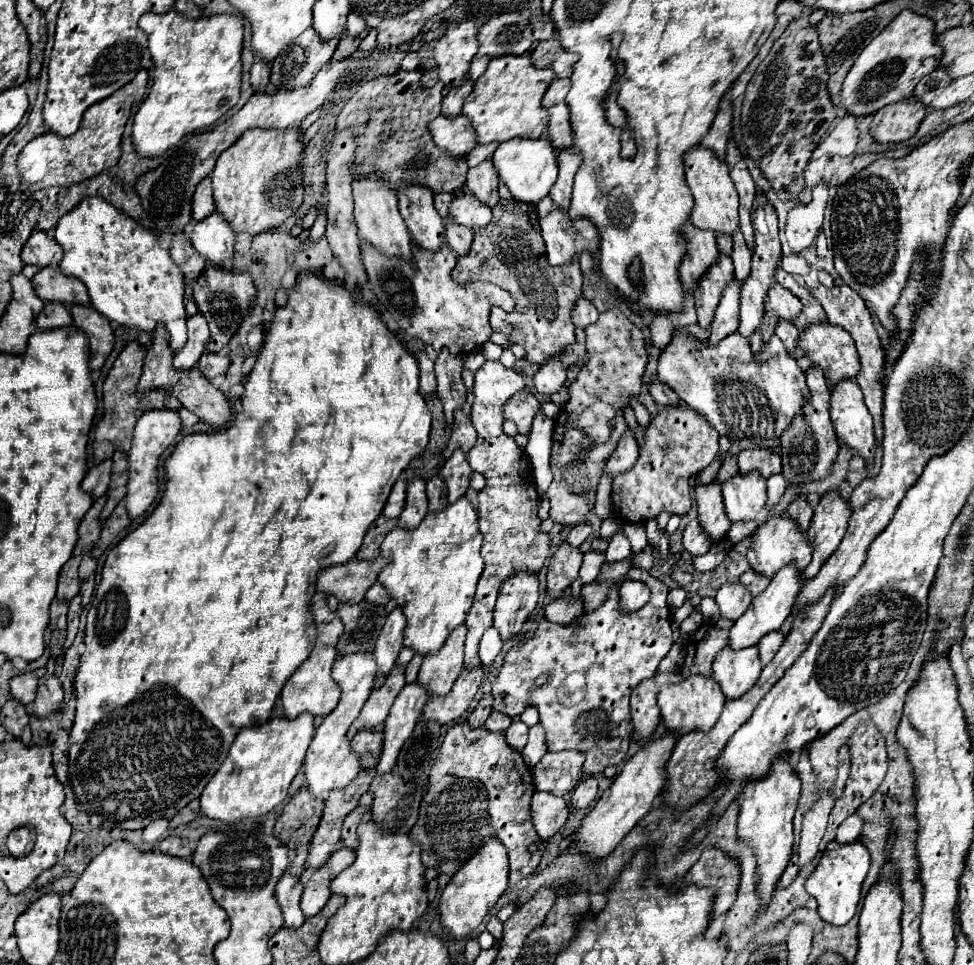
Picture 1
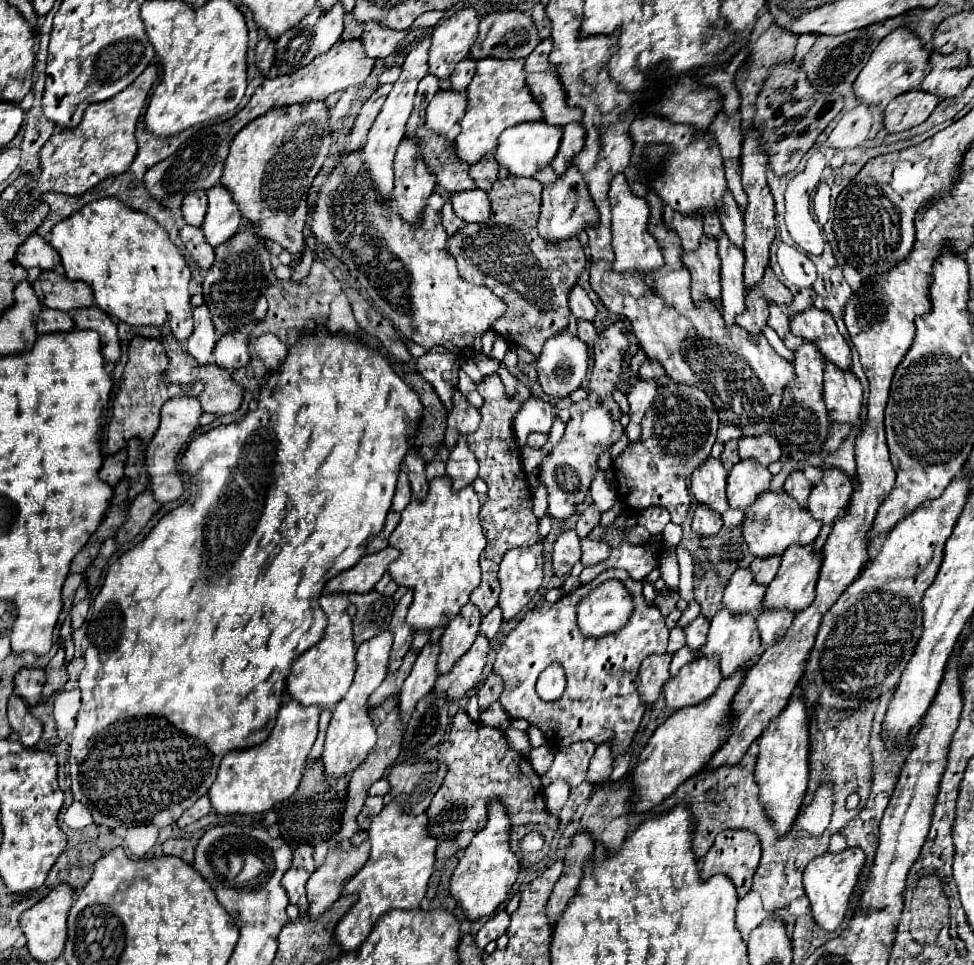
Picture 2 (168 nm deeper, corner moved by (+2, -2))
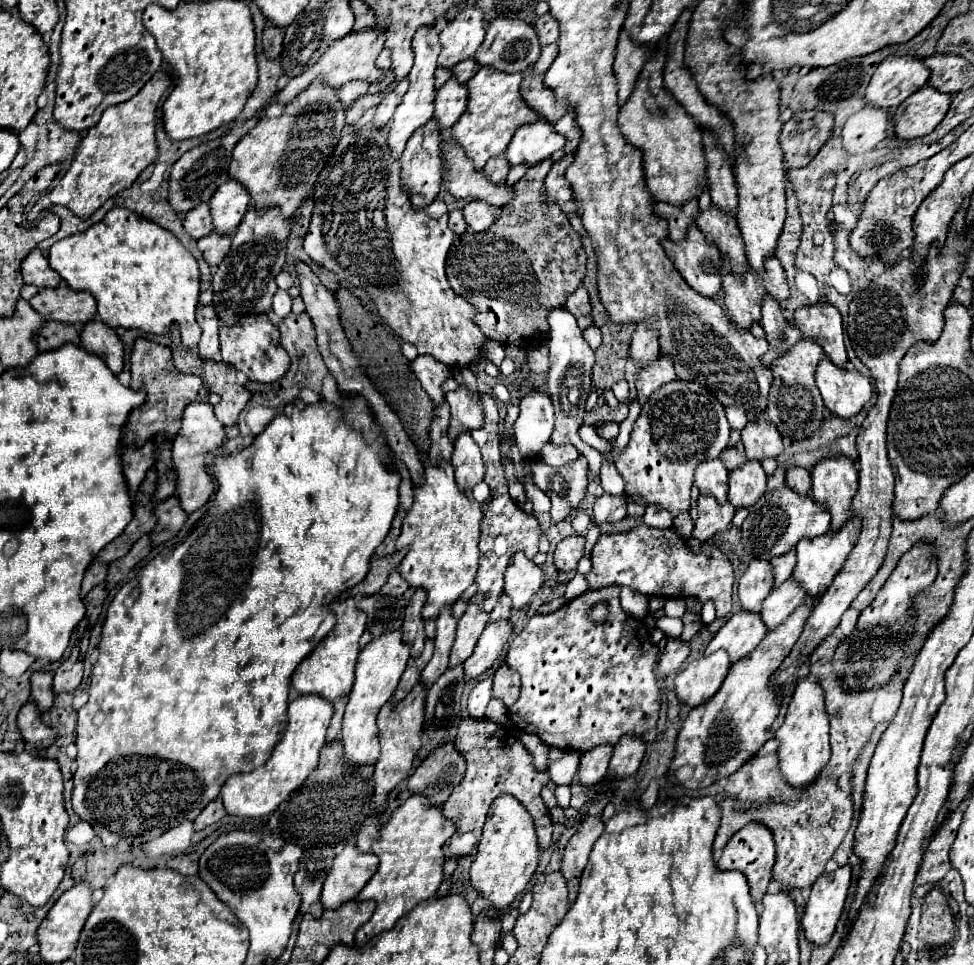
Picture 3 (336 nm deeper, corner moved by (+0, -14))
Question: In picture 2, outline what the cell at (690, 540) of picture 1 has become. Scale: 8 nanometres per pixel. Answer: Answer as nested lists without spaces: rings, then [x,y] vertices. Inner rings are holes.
[[[698,505],[694,519],[692,519],[692,531],[698,533],[700,537],[712,537],[722,529],[722,517],[714,515],[708,507]]]

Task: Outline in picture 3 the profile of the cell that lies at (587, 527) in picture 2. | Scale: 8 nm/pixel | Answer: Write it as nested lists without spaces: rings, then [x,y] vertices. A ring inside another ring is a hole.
[[[602,495],[596,499],[594,505],[594,523],[602,525],[602,523],[616,523],[620,519],[626,517],[626,495]]]

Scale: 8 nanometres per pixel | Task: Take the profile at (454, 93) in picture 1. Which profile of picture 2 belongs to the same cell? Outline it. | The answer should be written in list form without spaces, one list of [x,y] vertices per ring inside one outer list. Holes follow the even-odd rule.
[[[470,57],[462,59],[462,63],[458,63],[458,67],[454,69],[454,75],[450,75],[452,89],[458,91],[458,93],[466,91],[466,87],[470,85],[474,73],[476,73],[476,63],[474,63],[474,59],[470,59]]]

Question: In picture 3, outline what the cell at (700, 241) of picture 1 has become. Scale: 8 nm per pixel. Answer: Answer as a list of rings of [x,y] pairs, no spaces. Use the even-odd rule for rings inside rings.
[[[690,199],[684,205],[670,205],[664,201],[654,201],[654,213],[668,219],[668,237],[672,241],[682,241],[690,223],[694,223],[698,213],[698,199]]]

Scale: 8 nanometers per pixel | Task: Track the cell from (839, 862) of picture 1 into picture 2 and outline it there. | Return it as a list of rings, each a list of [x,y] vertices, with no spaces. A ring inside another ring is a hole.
[[[852,847],[840,853],[824,853],[816,857],[814,861],[810,861],[808,867],[804,869],[804,889],[810,899],[812,917],[822,929],[836,931],[840,923],[844,921],[848,905],[850,905],[850,897],[854,893],[854,887],[858,885],[858,877],[864,867],[864,861],[866,861],[864,851]]]

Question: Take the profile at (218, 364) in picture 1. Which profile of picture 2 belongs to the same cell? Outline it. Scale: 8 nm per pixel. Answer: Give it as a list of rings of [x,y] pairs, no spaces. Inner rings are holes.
[[[226,335],[226,339],[218,339],[214,347],[216,365],[226,371],[248,365],[250,355],[248,355],[246,341],[248,341],[248,335]]]

